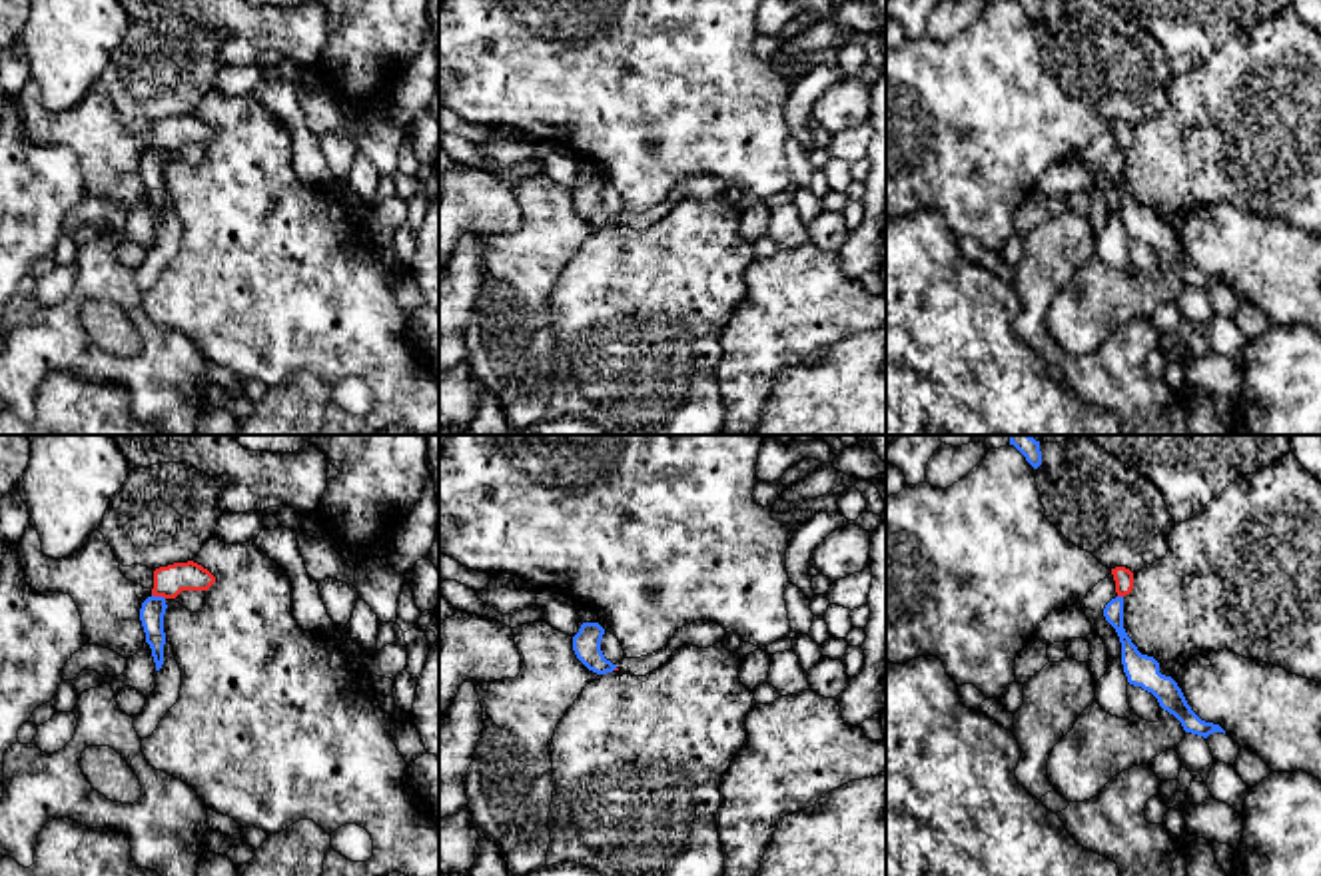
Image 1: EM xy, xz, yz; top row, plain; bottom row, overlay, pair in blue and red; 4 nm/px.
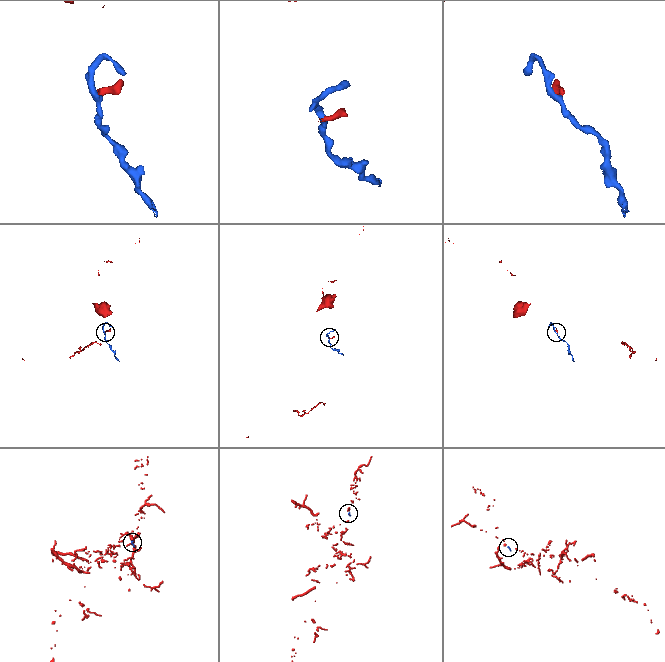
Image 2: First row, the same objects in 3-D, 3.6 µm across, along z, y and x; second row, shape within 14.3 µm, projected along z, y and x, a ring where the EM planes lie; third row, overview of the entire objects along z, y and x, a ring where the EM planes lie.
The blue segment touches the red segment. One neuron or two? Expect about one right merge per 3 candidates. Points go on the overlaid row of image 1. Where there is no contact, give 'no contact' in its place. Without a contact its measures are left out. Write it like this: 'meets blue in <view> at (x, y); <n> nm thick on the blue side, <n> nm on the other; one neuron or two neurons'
meets blue in xy at (158, 597); 100 nm thick on the blue side, 130 nm on the other; two neurons

